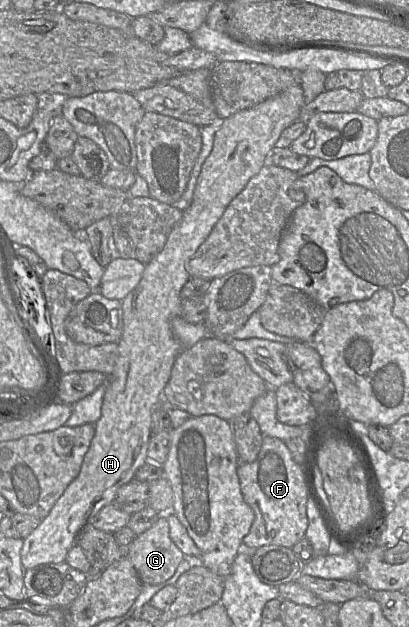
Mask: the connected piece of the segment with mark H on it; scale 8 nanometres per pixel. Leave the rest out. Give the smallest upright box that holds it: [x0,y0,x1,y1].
[21,84,303,570]

